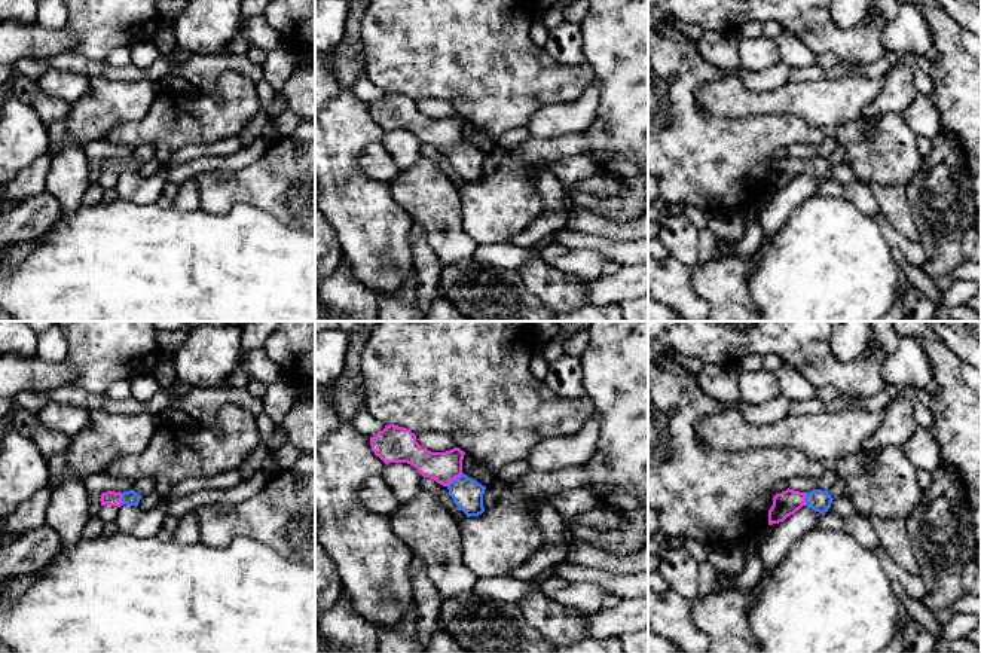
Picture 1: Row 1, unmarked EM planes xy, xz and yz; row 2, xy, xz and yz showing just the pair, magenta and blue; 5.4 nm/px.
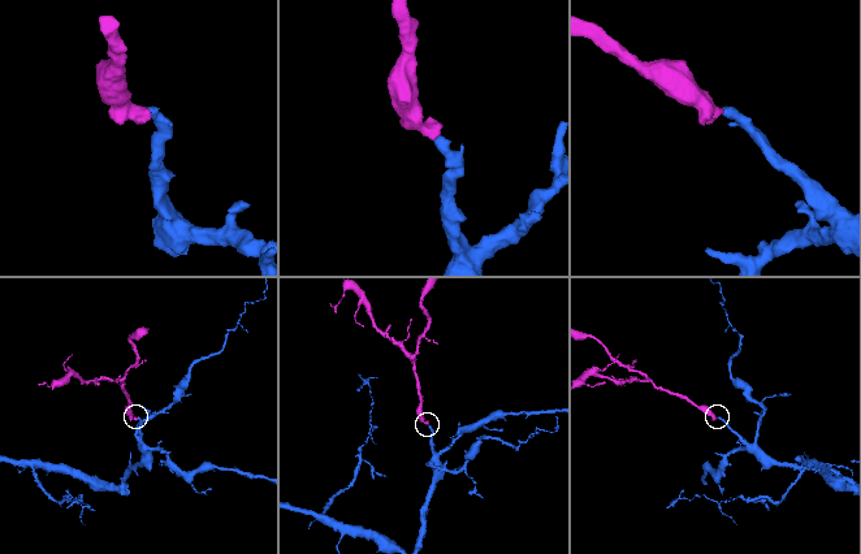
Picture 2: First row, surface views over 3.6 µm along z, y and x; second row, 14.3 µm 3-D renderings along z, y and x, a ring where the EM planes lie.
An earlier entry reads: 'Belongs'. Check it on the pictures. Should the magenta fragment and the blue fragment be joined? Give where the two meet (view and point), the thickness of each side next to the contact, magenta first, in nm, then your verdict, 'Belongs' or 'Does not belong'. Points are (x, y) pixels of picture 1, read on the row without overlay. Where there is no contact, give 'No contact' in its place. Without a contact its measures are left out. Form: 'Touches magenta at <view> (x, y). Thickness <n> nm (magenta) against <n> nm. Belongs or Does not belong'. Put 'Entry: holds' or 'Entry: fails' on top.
Entry: holds
Touches magenta at xz (454, 146). Thickness 170 nm (magenta) against 160 nm. Belongs

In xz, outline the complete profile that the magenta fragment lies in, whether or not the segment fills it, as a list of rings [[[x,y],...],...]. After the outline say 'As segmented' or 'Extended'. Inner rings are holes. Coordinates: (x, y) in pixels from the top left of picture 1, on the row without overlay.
[[[394,91],[370,104],[370,113],[385,131],[407,129],[424,144],[431,144],[449,156],[459,177],[467,184],[485,178],[483,161],[486,153],[462,140],[465,119],[453,115],[446,119],[431,119],[416,109],[416,101]]]. Extended

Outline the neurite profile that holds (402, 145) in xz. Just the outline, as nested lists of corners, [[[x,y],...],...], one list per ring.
[[[389,129],[385,131],[382,144],[401,171],[406,171],[421,159],[421,147],[424,143],[407,129]]]

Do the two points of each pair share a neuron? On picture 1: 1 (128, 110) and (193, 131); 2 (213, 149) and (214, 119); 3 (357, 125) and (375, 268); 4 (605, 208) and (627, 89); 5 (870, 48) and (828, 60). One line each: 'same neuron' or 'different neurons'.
1: different neurons
2: different neurons
3: same neuron
4: same neuron
5: different neurons

